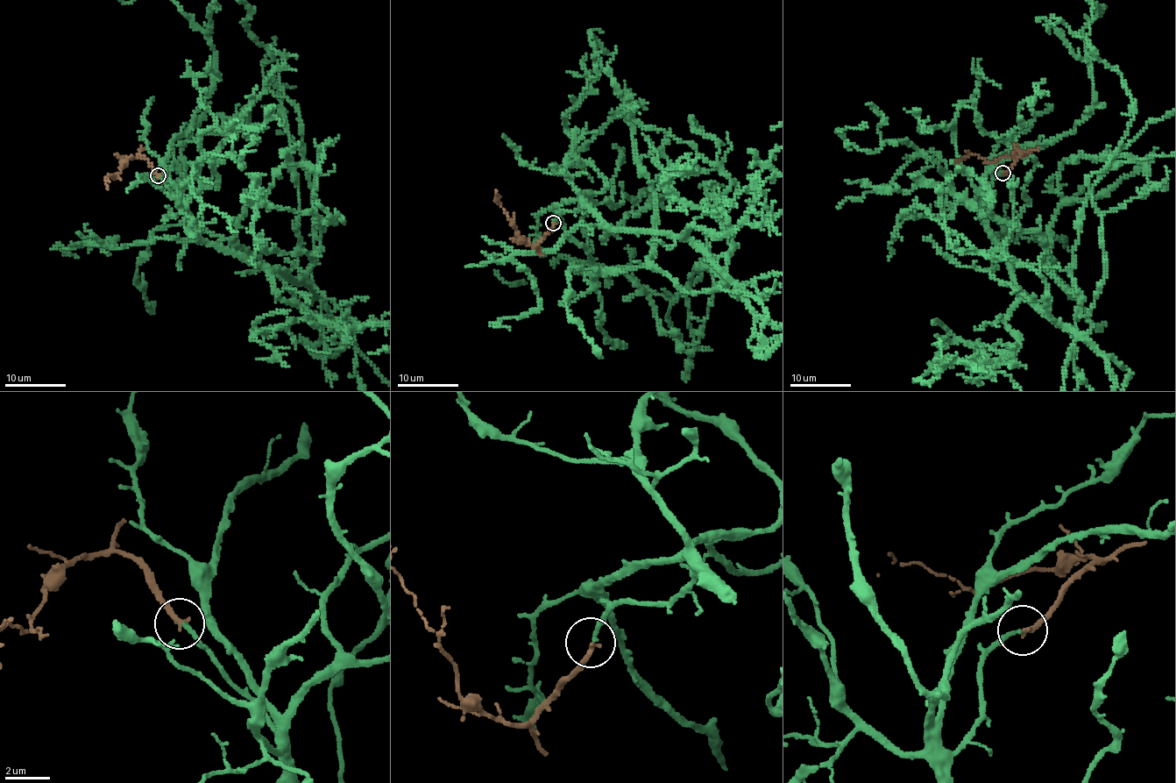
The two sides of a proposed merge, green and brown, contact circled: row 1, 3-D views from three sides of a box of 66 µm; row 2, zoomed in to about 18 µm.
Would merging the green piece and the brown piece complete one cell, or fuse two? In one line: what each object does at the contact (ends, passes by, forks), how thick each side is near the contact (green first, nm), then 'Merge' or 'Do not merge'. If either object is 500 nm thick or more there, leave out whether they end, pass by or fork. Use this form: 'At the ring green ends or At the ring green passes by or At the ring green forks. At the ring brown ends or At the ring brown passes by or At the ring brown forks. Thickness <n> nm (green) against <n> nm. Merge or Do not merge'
At the ring green ends. At the ring brown ends. Thickness 190 nm (green) against 240 nm. Merge

